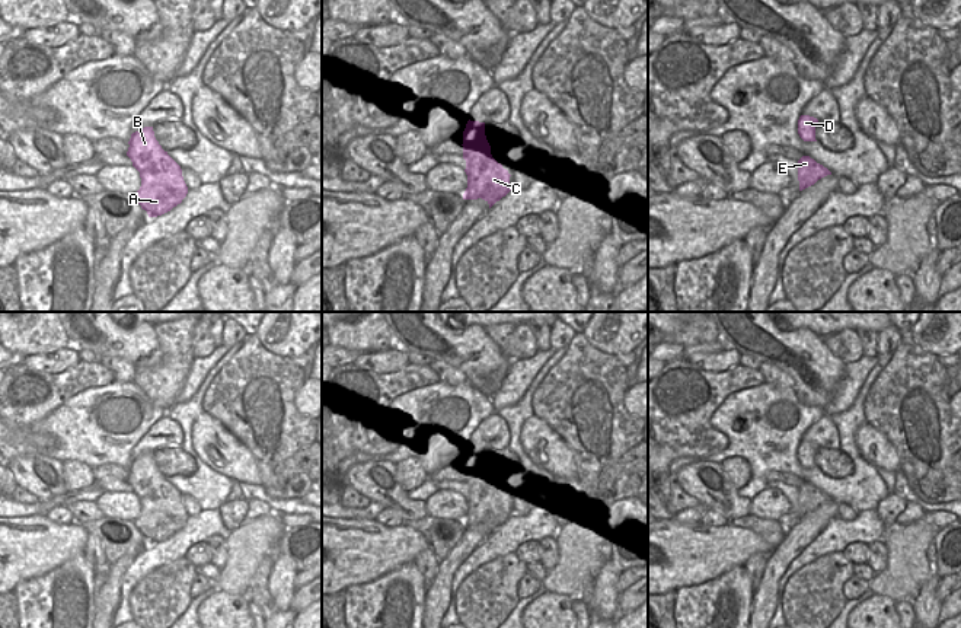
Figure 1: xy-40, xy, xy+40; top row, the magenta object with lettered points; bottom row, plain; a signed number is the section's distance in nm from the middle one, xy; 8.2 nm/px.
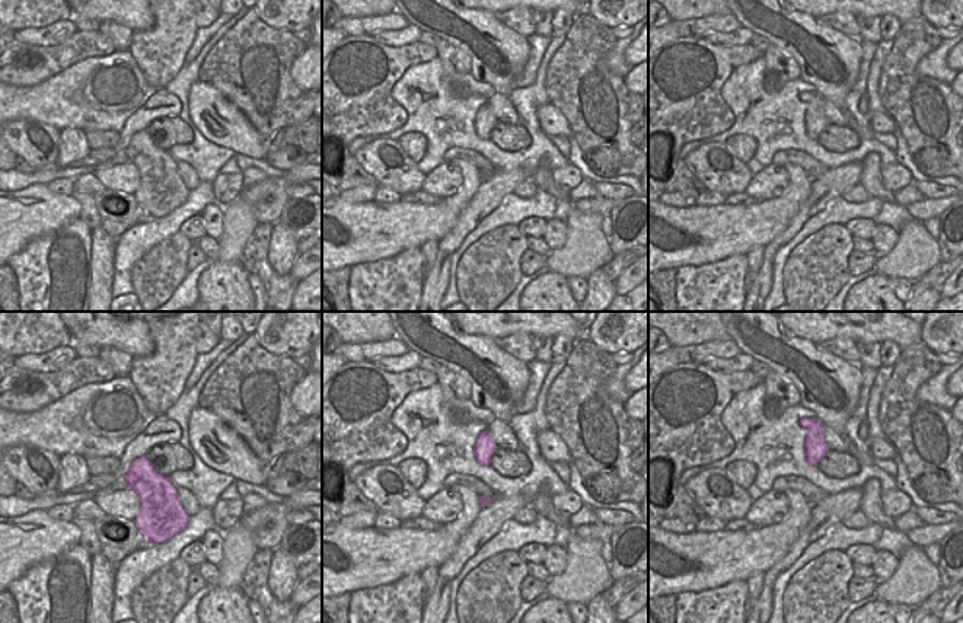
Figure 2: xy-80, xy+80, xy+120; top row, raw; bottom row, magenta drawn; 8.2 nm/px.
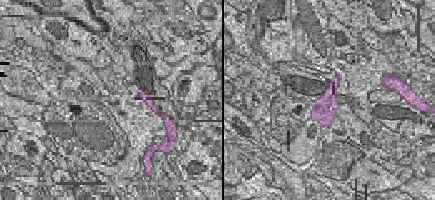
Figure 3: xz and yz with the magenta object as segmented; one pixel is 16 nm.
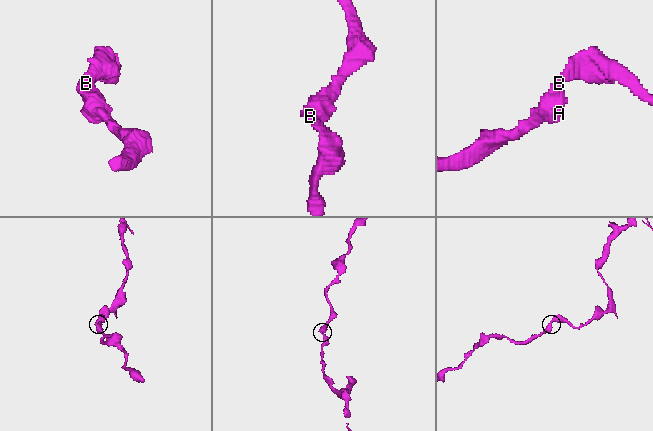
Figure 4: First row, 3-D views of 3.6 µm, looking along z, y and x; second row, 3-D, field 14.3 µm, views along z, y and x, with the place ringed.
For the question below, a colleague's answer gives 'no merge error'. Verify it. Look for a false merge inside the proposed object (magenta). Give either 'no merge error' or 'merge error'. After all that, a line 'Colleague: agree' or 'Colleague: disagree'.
no merge error
Colleague: agree

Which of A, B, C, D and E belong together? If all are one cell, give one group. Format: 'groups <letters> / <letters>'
groups A B C D E

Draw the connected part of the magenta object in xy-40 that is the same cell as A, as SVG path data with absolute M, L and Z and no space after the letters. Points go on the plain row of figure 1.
M153 453L133 459L128 471L127 482L141 504L141 513L134 525L149 543L162 542L181 530L188 520L182 495L162 475Z

